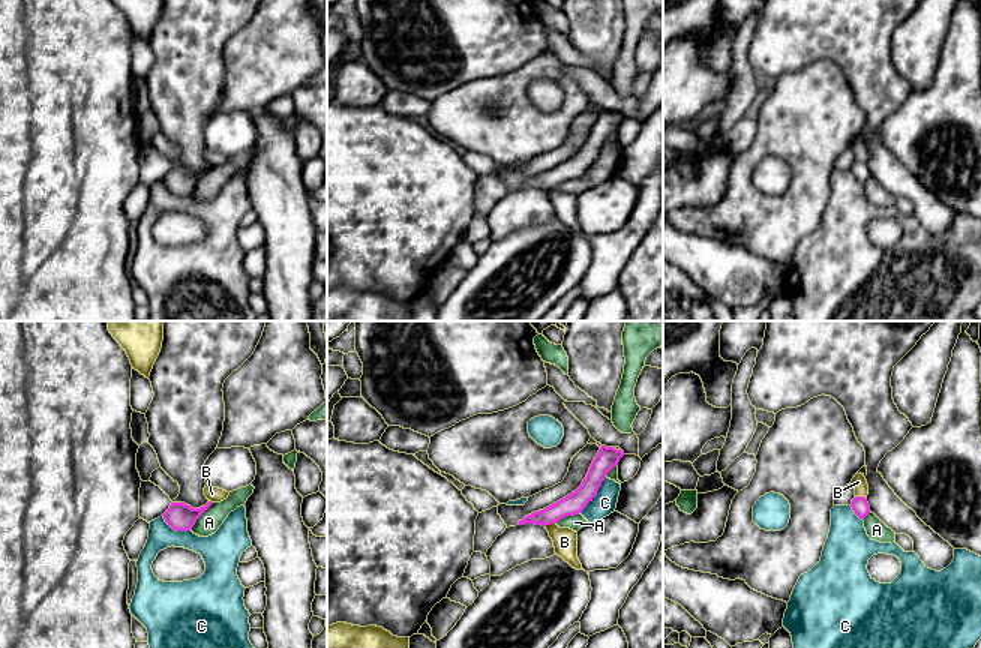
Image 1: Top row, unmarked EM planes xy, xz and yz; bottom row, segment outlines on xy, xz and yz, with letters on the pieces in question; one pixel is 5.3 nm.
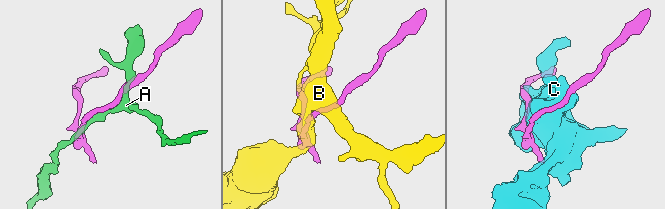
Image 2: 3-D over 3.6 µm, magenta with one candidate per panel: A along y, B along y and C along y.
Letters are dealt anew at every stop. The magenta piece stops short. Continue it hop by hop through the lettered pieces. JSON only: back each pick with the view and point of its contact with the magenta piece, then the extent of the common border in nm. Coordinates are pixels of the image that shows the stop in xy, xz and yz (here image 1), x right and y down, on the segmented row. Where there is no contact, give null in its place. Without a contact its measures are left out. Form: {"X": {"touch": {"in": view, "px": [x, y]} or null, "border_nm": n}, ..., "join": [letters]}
{"join": []}

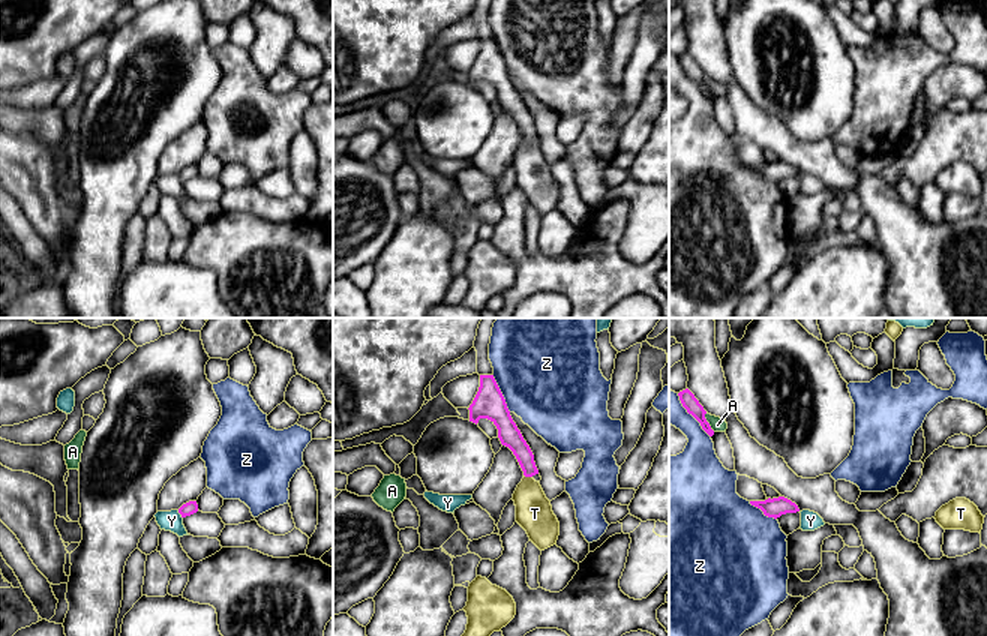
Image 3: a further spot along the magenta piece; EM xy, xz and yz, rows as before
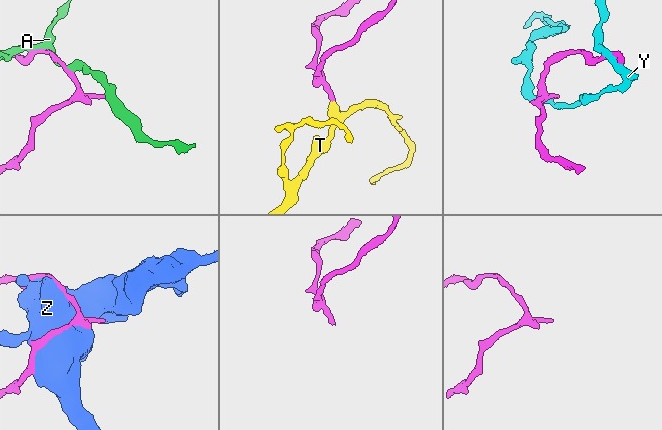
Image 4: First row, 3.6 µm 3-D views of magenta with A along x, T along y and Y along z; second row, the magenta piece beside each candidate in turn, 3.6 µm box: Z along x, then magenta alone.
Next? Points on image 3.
{"T": {"touch": {"in": "xz", "px": [528, 476]}, "border_nm": 50}, "join": ["T"]}

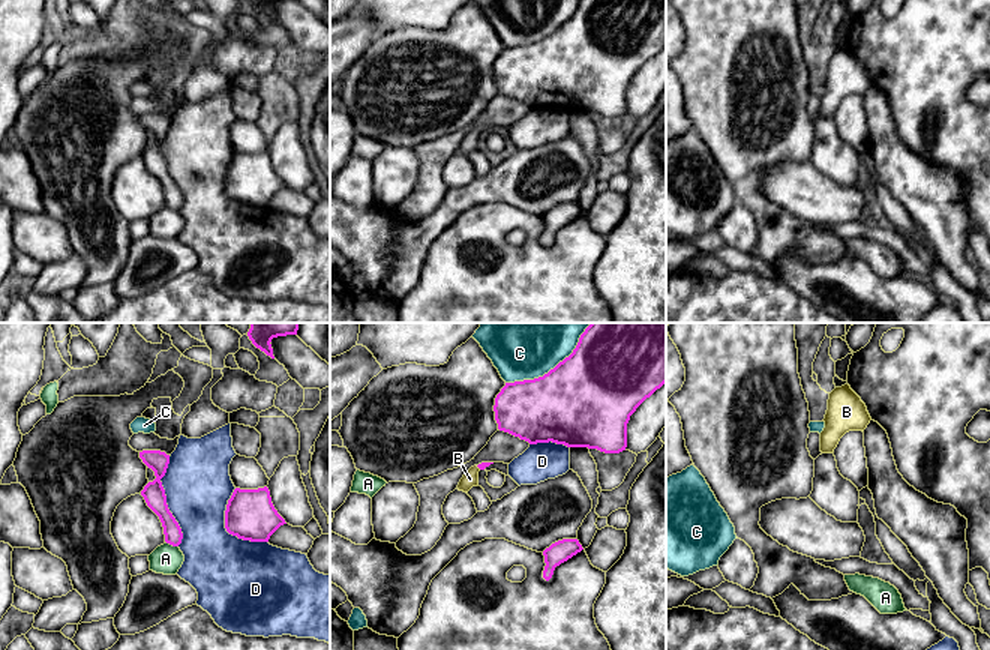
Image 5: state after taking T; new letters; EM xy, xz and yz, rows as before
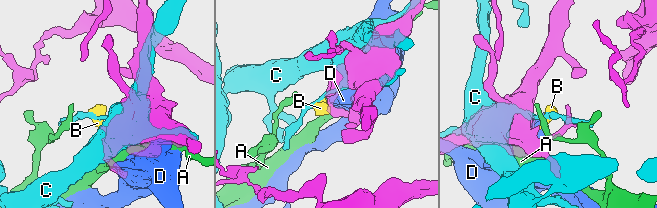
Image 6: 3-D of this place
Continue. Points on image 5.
{"B": {"touch": {"in": "xz", "px": [479, 467]}, "border_nm": 40}, "join": ["B"]}

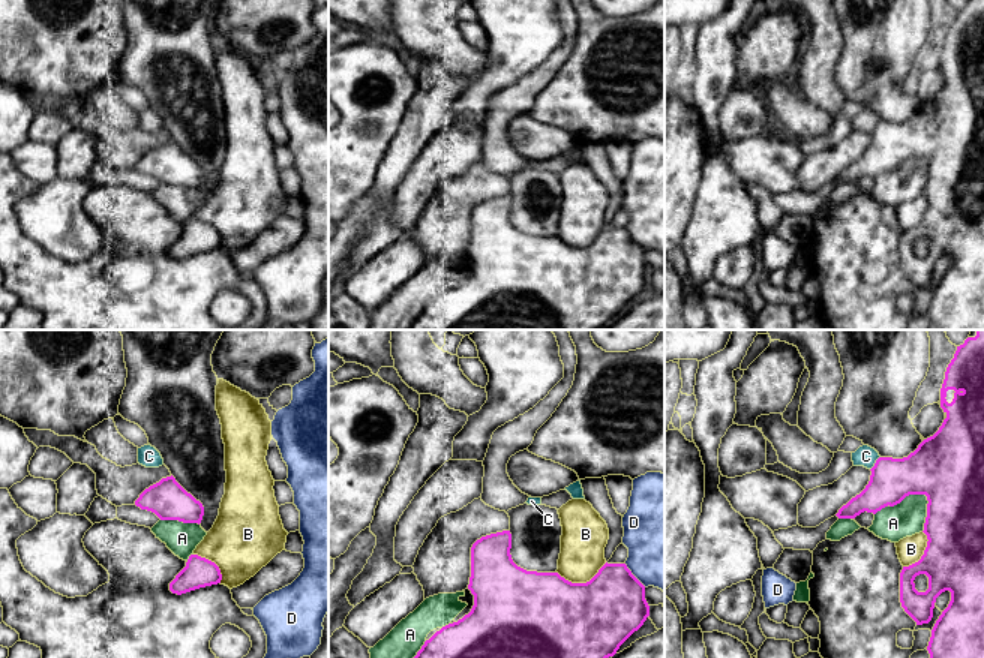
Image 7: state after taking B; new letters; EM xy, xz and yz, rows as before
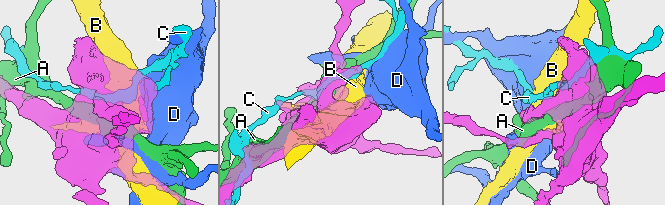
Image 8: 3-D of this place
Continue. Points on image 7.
{"join": []}

